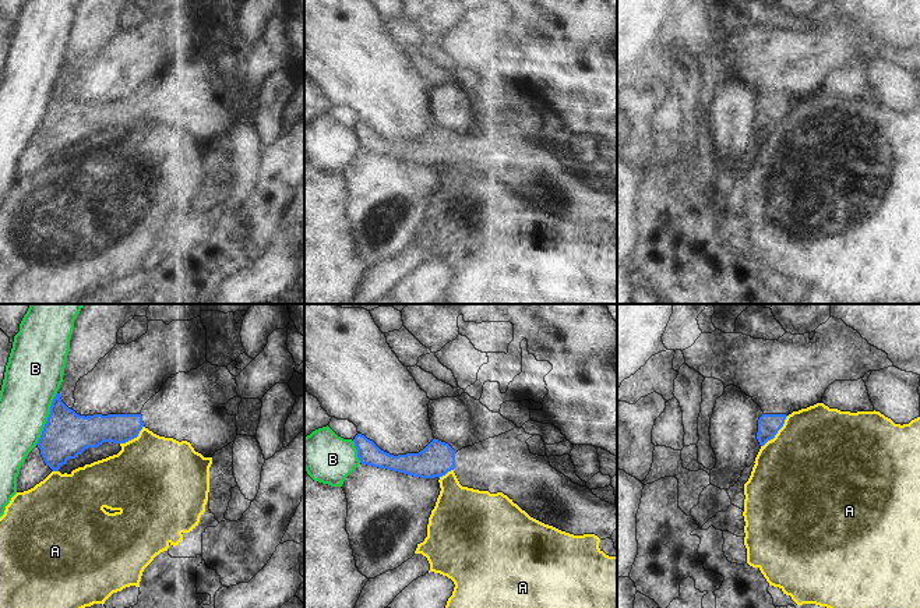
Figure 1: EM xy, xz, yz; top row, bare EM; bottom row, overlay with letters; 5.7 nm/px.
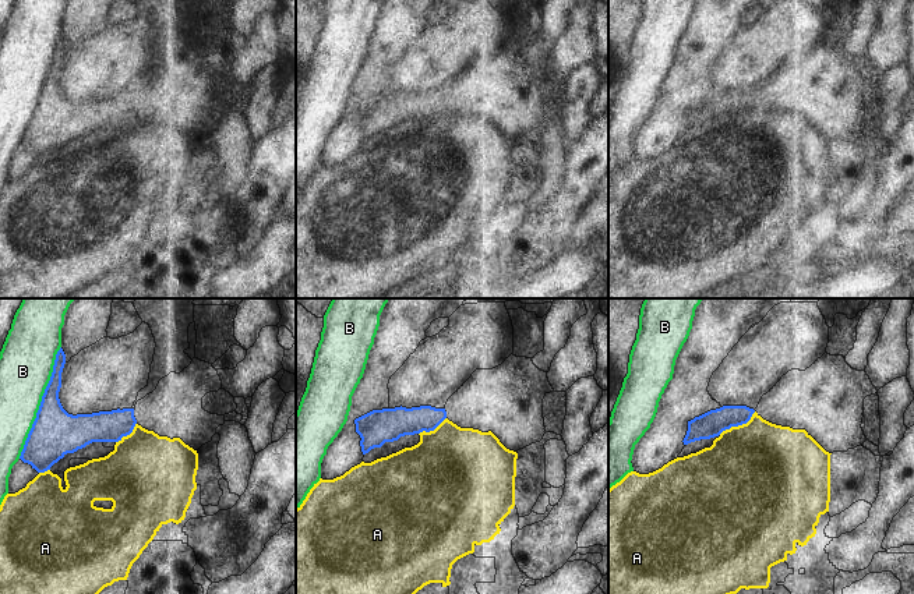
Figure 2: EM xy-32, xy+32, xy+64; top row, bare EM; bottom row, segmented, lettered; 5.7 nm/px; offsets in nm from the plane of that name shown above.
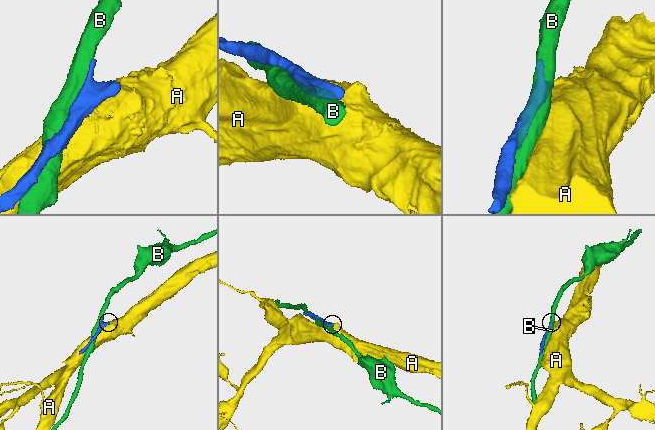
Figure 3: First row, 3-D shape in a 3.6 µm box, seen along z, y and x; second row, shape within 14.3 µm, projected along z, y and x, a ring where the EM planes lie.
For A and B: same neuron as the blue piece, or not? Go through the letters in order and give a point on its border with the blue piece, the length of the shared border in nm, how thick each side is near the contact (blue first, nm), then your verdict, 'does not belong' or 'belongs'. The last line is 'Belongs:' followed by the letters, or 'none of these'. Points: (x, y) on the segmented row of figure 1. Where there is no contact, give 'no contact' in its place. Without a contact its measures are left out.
A: meets blue in yz at (776, 432); contact 240 nm long; 130 nm thick on the blue side, 500 nm on the other; does not belong
B: meets blue in xy at (48, 419); contact 320 nm long; 280 nm thick on the blue side, 320 nm on the other; does not belong
Belongs: none of these

